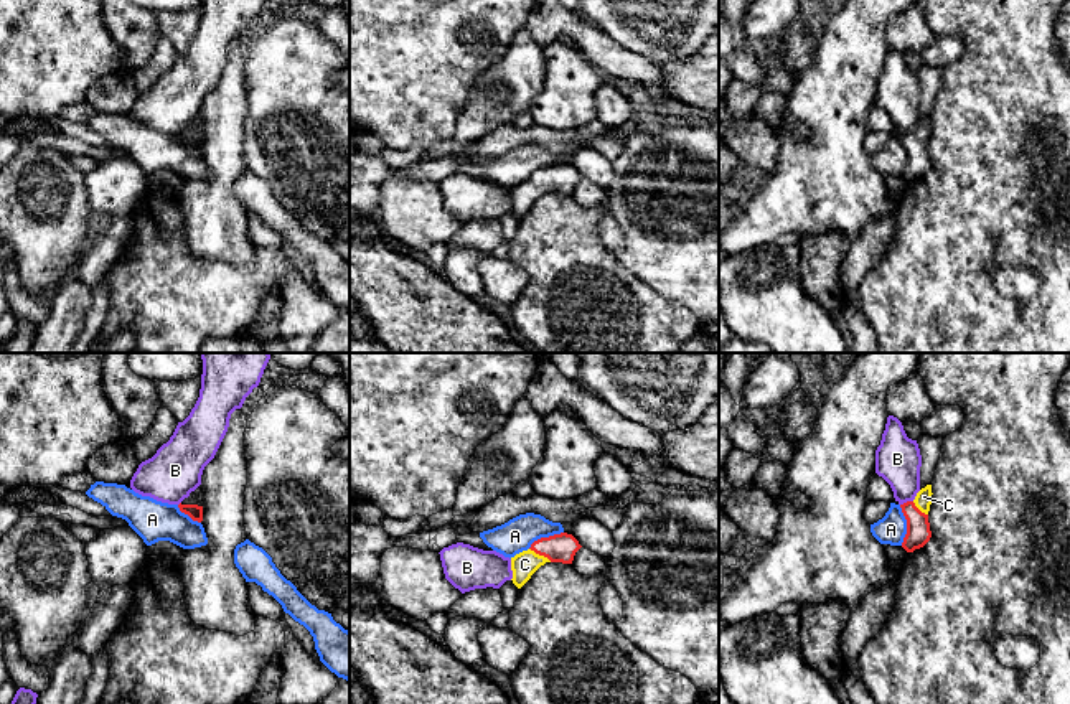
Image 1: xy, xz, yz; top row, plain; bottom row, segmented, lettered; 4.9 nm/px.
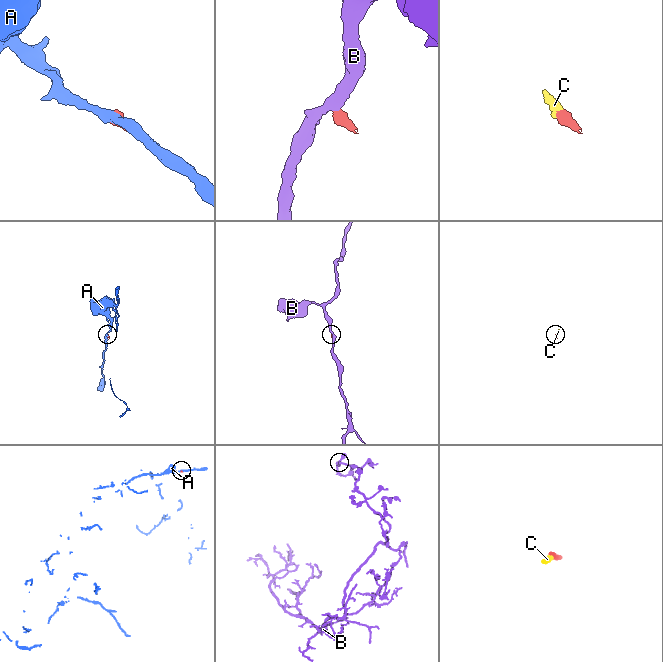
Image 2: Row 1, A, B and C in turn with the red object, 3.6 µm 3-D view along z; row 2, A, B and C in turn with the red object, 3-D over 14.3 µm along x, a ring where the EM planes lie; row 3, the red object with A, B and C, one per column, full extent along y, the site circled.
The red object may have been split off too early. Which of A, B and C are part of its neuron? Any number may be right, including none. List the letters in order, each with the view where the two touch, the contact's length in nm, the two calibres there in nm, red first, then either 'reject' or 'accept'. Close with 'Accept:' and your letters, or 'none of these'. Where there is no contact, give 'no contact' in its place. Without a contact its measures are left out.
A: contact in yz; length 200 nm; calibres 120 and 140 nm; reject
B: contact in yz; length 70 nm; calibres 120 and 220 nm; reject
C: contact in xz; length 130 nm; calibres 140 and 120 nm; accept
Accept: C

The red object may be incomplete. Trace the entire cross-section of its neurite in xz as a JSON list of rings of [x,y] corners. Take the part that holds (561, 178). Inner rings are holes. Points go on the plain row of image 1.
[[[567,163],[534,171],[528,181],[511,188],[513,214],[521,219],[546,193],[572,195],[580,178],[579,171]]]

